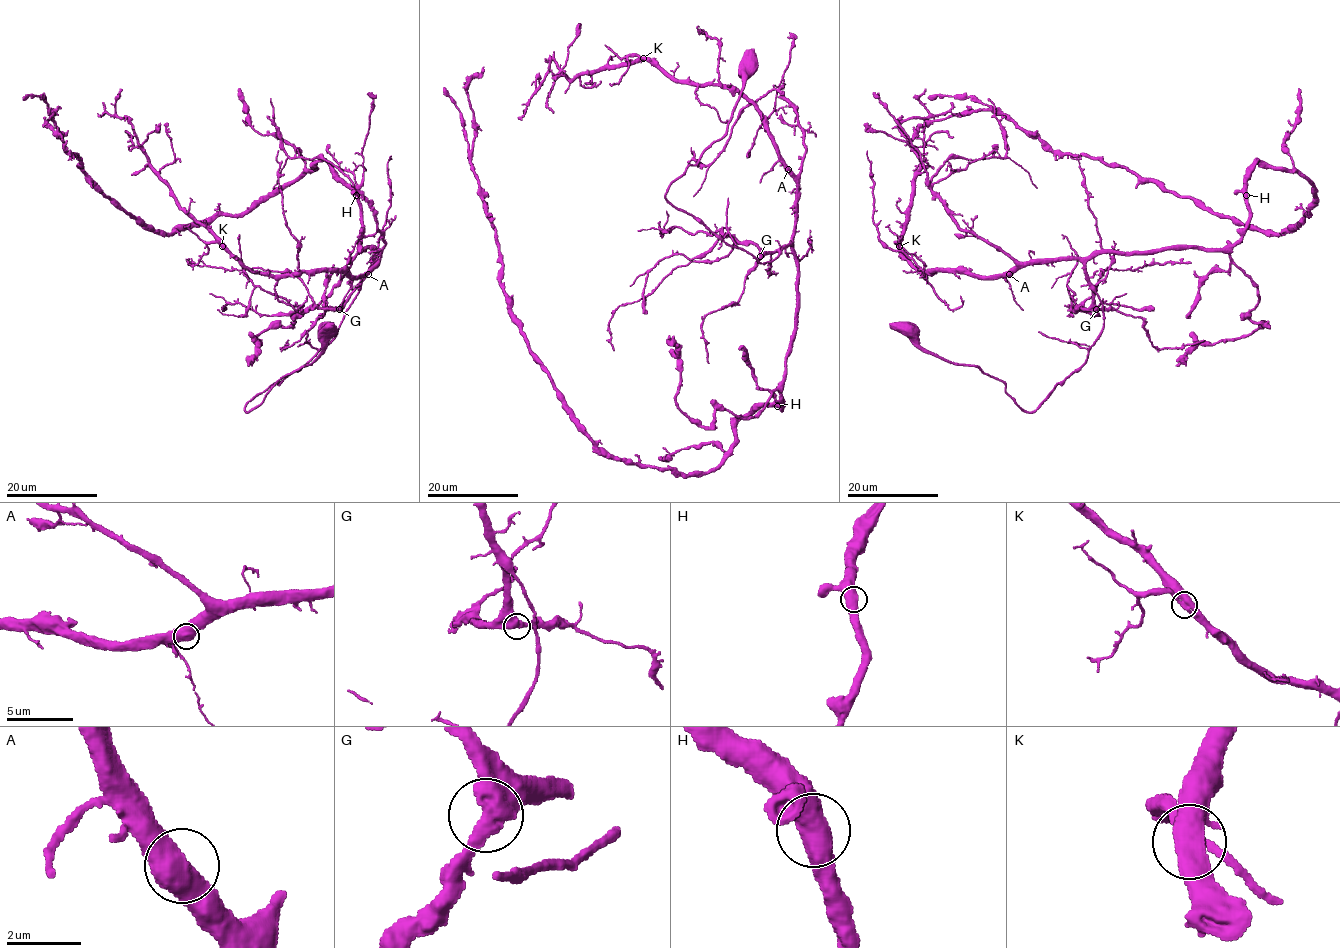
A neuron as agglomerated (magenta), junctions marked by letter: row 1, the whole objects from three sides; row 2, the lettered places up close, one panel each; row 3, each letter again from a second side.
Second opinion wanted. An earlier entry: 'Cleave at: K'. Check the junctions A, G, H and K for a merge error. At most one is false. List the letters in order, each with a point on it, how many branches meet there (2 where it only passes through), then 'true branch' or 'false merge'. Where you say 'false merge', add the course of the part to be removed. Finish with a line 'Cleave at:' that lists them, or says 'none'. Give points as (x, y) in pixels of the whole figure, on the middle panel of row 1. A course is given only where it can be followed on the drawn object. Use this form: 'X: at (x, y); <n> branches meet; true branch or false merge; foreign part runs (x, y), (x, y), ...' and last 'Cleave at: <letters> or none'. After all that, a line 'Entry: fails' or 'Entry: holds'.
A: at (788, 169); 2 branches meet; true branch
G: at (760, 256); 2 branches meet; true branch
H: at (777, 406); 2 branches meet; true branch
K: at (643, 58); 2 branches meet; true branch
Cleave at: none
Entry: fails

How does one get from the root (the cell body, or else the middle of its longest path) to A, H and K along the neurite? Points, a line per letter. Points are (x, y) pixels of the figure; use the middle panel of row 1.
A: (747, 63), (727, 131), (670, 184), (666, 198), (727, 243), (768, 263), (792, 242), (796, 176), (788, 169)
H: (747, 63), (727, 131), (670, 184), (666, 198), (760, 263), (792, 245), (795, 333), (777, 406)
K: (747, 63), (727, 131), (666, 198), (768, 263), (792, 242), (796, 176), (767, 121), (737, 91), (643, 59)

